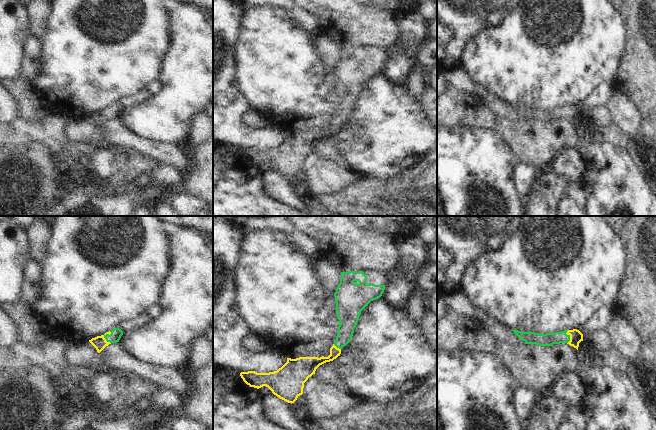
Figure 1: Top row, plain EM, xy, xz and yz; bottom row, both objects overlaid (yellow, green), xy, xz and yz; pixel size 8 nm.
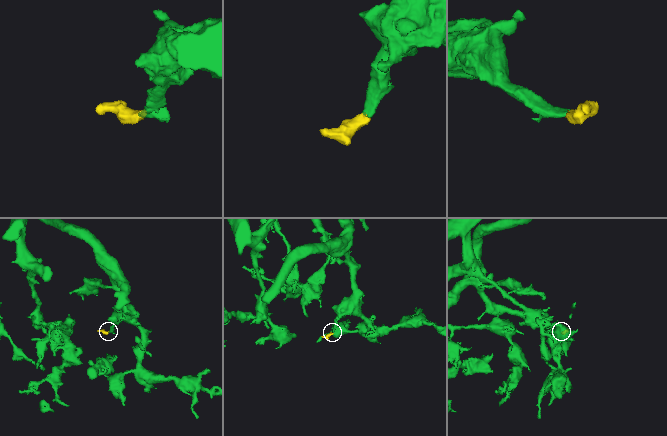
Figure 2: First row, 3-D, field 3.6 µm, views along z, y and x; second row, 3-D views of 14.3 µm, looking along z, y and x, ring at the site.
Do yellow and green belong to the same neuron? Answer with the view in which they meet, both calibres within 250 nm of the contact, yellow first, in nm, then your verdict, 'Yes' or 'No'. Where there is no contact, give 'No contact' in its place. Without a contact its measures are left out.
Touches yellow in xy. Thickness 110 nm (yellow) against 90 nm. Yes.

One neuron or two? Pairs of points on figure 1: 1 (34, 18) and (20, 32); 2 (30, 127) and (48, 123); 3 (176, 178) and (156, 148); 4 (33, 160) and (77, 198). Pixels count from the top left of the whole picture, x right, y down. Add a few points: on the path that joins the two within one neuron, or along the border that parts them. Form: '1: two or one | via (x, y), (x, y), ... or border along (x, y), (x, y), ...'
1: two | border along (26, 10), (30, 33)
2: one | via (34, 127), (44, 127)
3: two | border along (156, 163), (170, 165), (182, 174)
4: two | border along (67, 187), (63, 194), (50, 205)

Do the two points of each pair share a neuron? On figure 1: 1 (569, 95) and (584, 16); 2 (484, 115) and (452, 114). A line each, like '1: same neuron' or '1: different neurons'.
1: same neuron
2: same neuron

